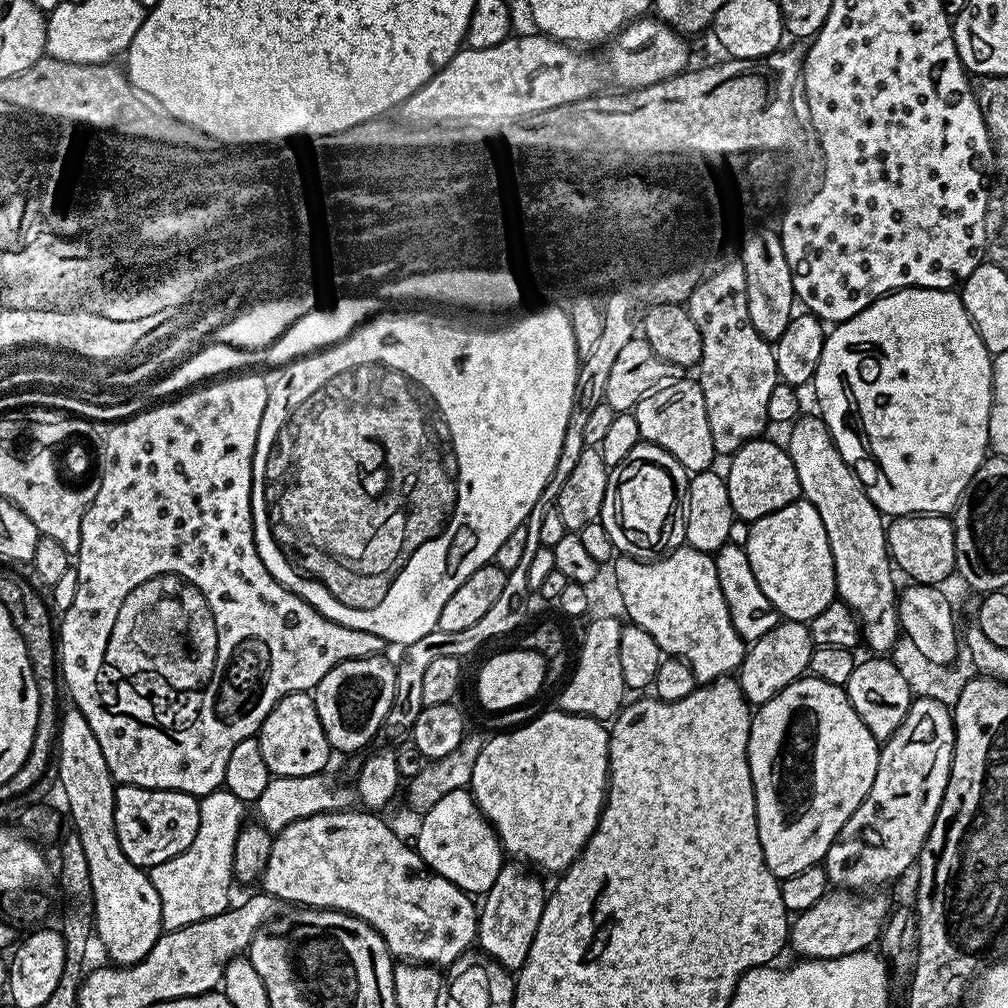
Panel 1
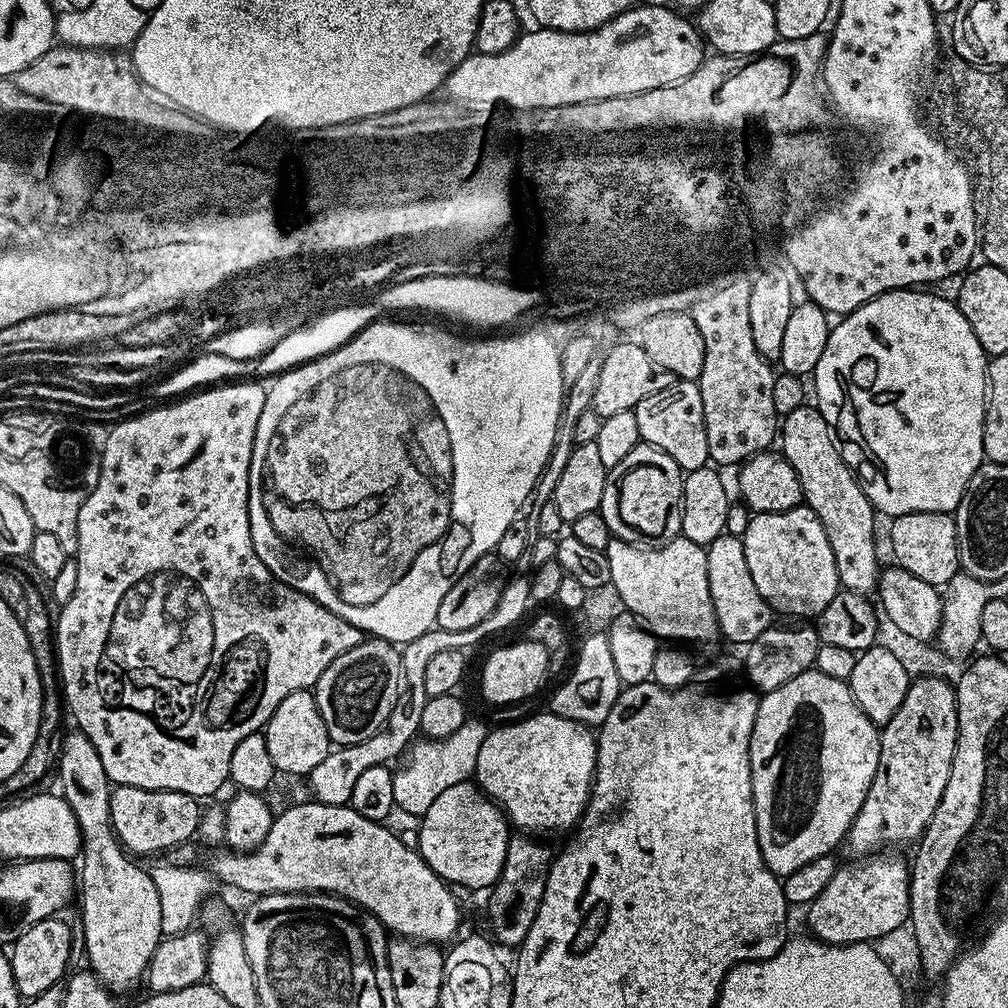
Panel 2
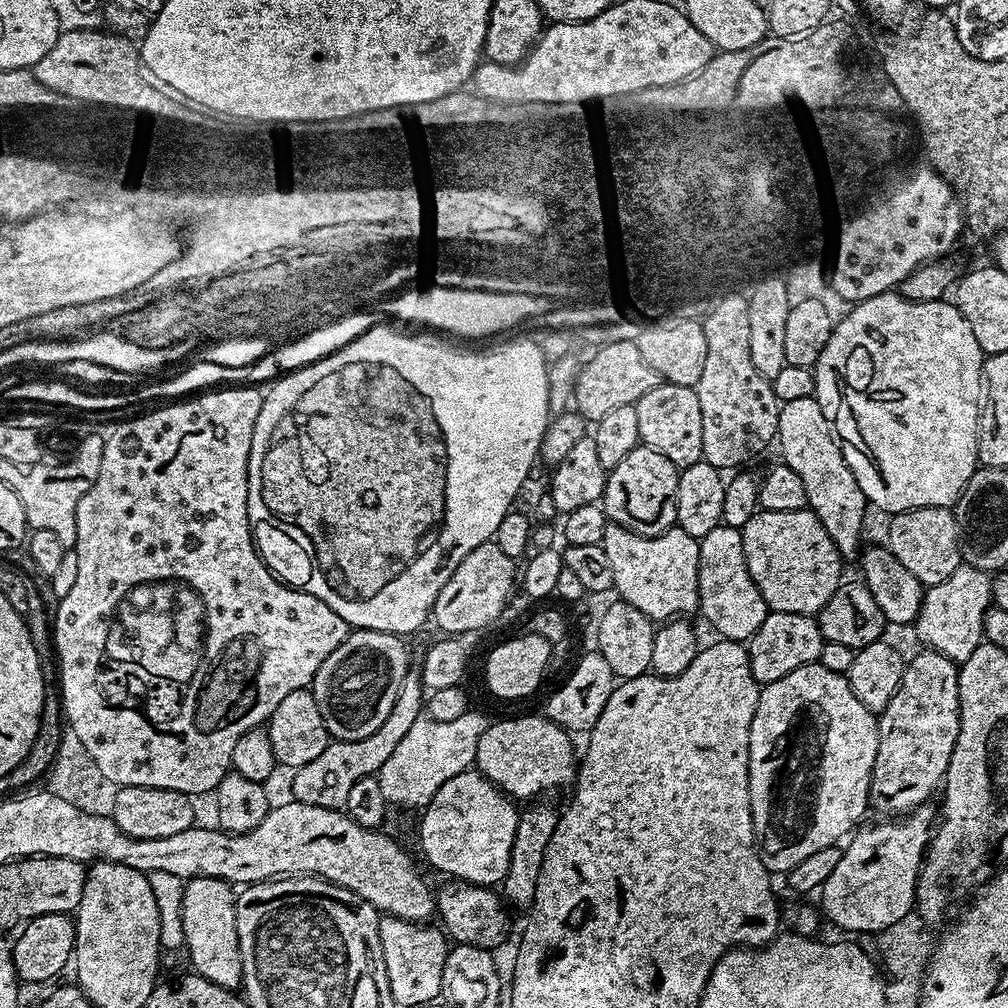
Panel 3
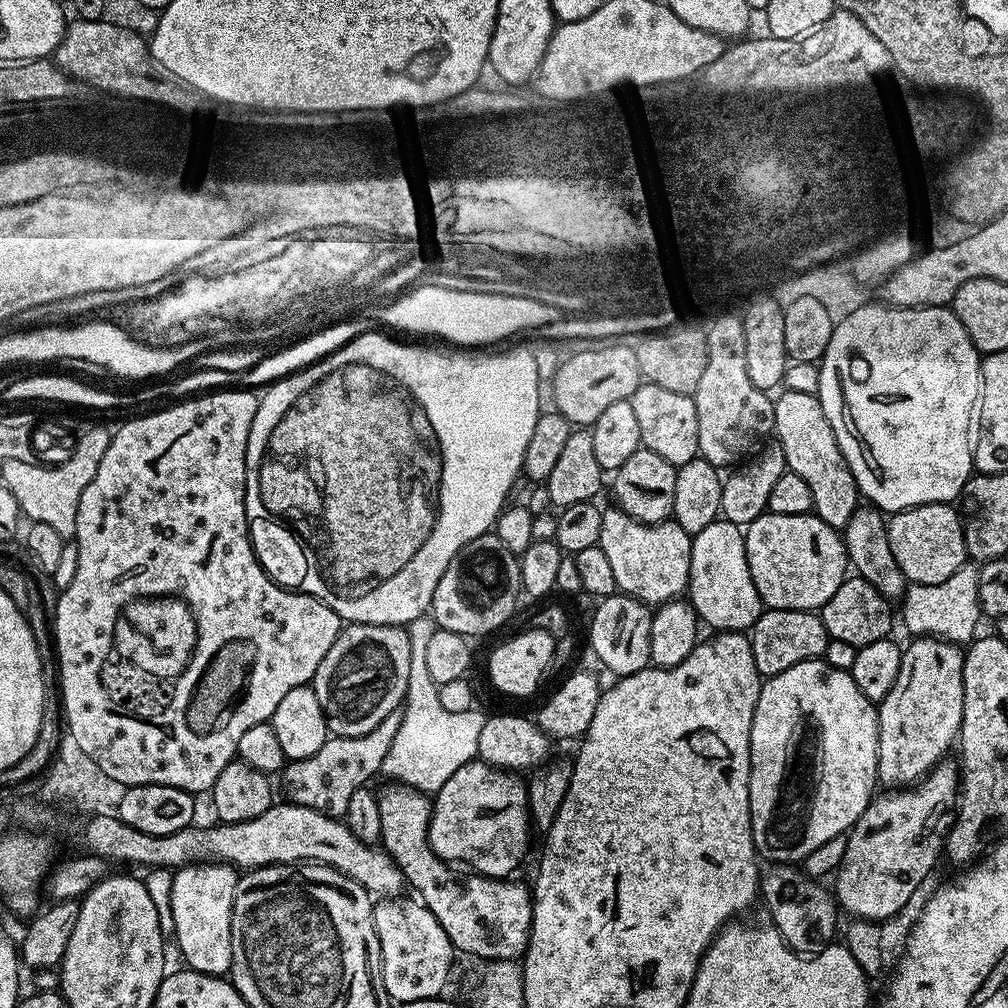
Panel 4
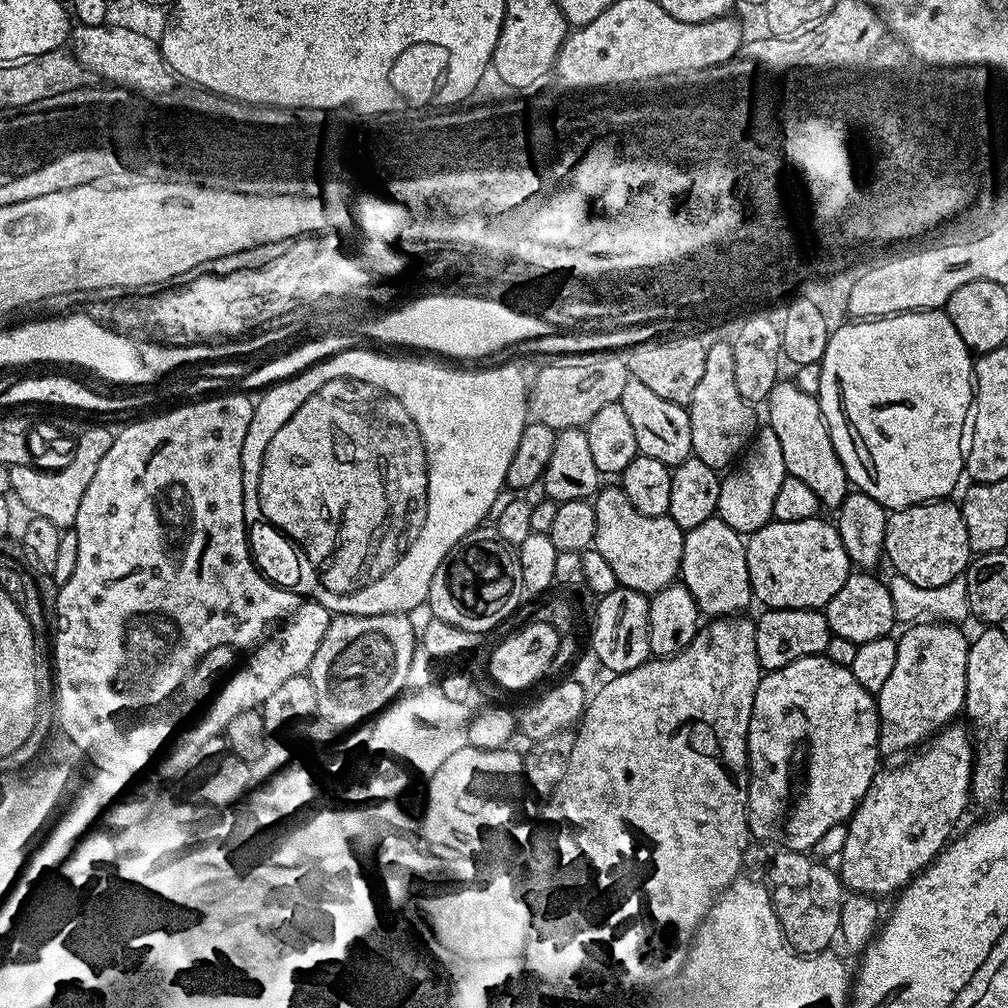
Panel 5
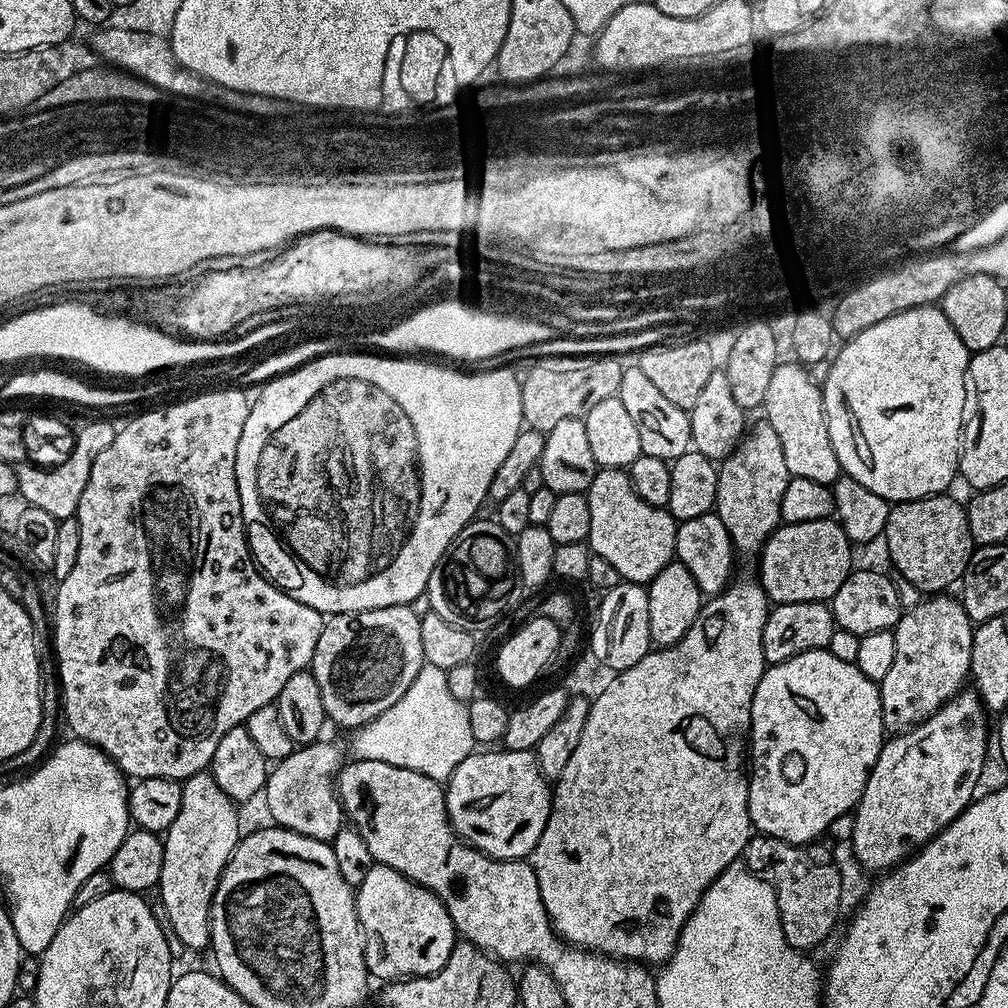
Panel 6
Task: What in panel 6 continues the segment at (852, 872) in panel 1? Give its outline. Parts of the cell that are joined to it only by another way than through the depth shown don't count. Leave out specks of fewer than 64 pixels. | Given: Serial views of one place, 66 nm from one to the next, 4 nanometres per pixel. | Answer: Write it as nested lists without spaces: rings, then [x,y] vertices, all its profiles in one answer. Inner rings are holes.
[[[948,594],[929,595],[901,615],[894,629],[896,634],[894,666],[890,666],[886,678],[878,681],[882,698],[882,718],[884,727],[889,733],[907,732],[914,725],[921,724],[965,687],[972,671],[973,627],[972,619],[960,605],[959,599],[952,597],[951,600]]]

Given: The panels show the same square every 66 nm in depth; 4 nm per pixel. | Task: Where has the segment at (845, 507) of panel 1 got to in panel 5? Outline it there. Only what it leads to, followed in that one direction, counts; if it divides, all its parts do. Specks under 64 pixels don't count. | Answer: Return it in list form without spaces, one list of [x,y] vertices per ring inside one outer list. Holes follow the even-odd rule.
[[[781,379],[768,395],[770,422],[767,427],[772,428],[774,434],[778,434],[778,442],[782,446],[782,458],[786,462],[788,475],[802,478],[802,482],[806,482],[806,486],[810,486],[810,490],[818,494],[821,505],[825,509],[836,510],[849,494],[848,475],[834,450],[834,442],[820,414],[819,399],[806,394],[806,390],[799,384],[791,379],[788,380]]]

